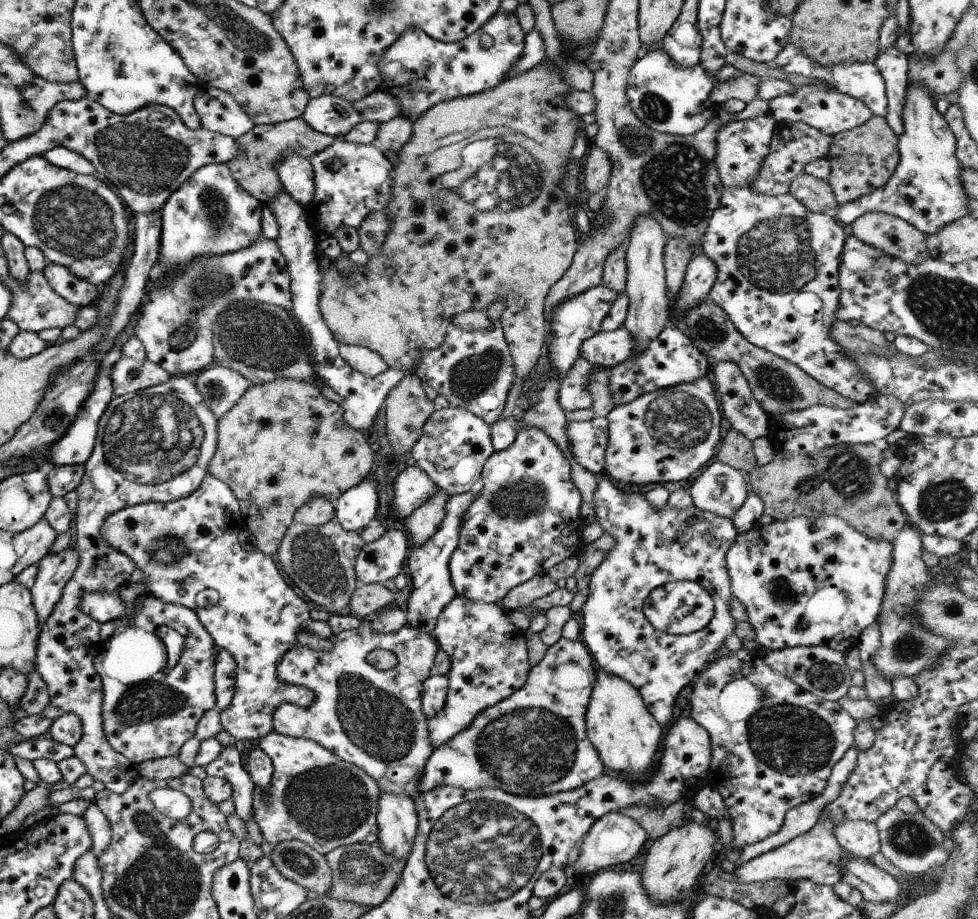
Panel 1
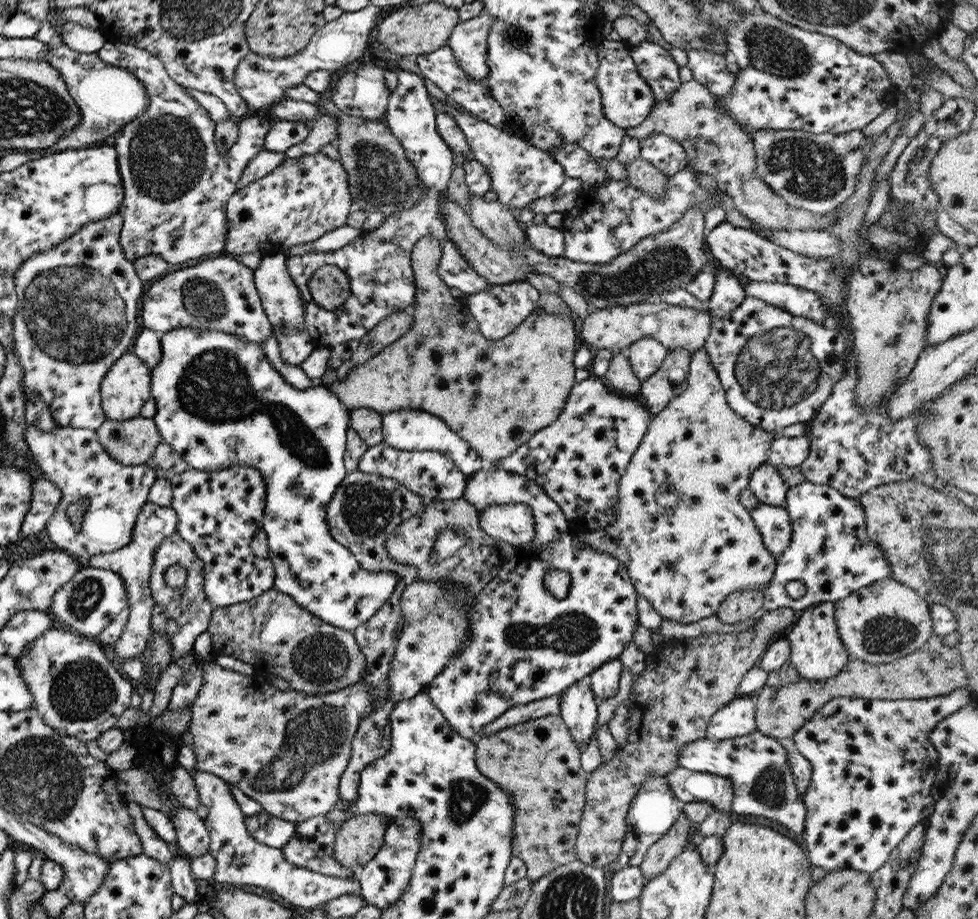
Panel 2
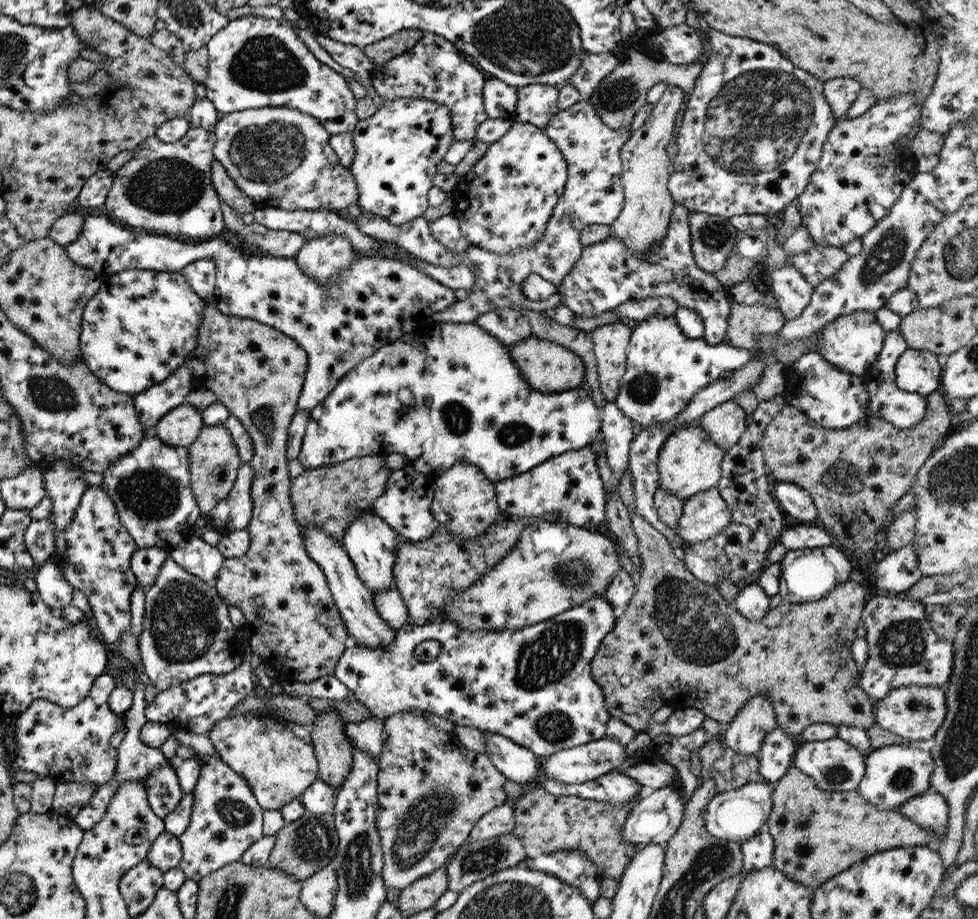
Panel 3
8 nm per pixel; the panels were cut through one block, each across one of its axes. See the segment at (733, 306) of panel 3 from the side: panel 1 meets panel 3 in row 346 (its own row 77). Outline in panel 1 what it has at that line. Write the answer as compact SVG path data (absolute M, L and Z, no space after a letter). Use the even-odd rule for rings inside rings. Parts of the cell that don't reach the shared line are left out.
M744 73L732 80L720 83L710 93L710 96L719 107L730 99L738 99L748 104L758 97L759 82L760 80L755 75Z

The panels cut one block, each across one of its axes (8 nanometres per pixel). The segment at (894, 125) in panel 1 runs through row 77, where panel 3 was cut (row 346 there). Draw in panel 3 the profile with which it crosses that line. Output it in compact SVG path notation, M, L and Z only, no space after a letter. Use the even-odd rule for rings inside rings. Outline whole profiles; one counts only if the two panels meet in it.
M899 329L885 333L882 350L878 353L876 361L866 369L862 375L863 382L868 390L869 413L868 415L878 419L884 419L896 428L910 429L916 423L920 423L928 411L928 400L926 395L916 392L908 392L896 384L895 364L900 355L908 348L906 340Z

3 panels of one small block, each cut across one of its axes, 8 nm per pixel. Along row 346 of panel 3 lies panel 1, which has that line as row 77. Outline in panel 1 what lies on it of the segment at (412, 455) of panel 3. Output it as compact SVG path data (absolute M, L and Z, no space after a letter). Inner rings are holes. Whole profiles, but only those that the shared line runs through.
M498 10L476 32L460 42L443 43L429 37L418 27L406 29L379 58L379 71L386 89L401 105L402 117L416 120L442 101L492 90L521 59L525 32L517 15Z

